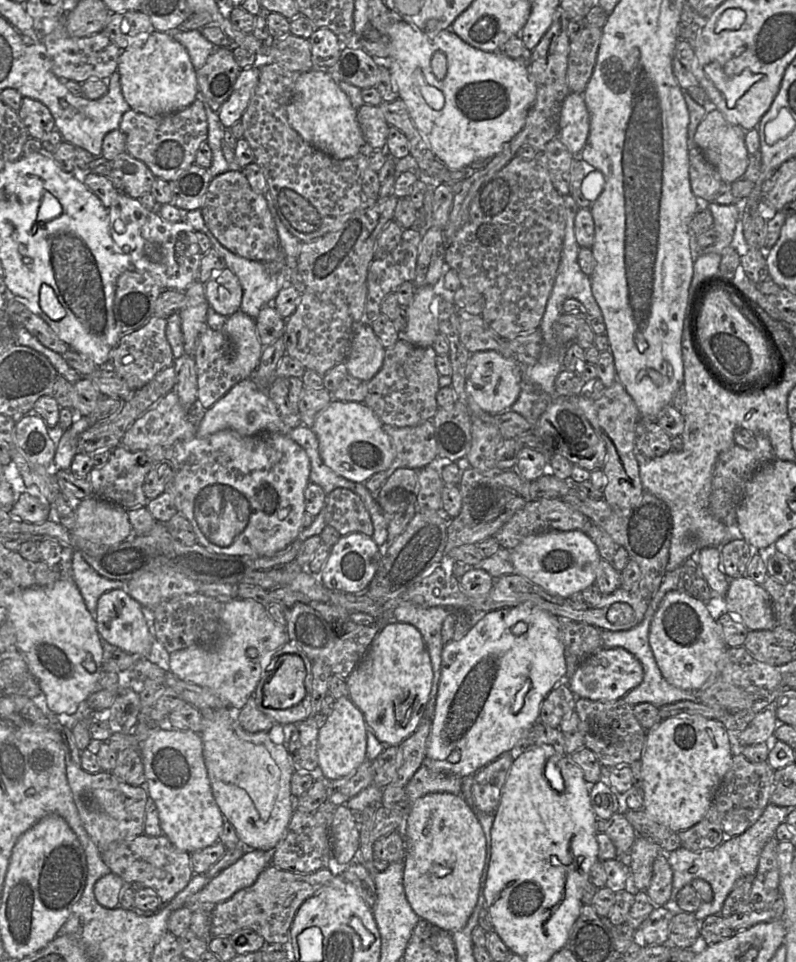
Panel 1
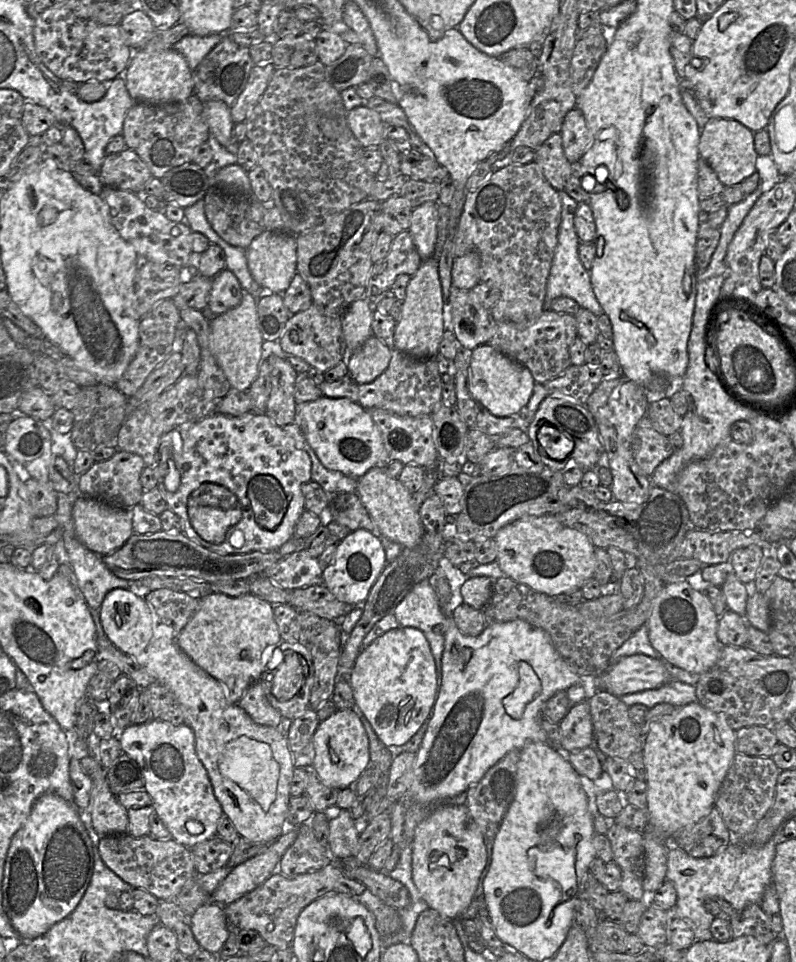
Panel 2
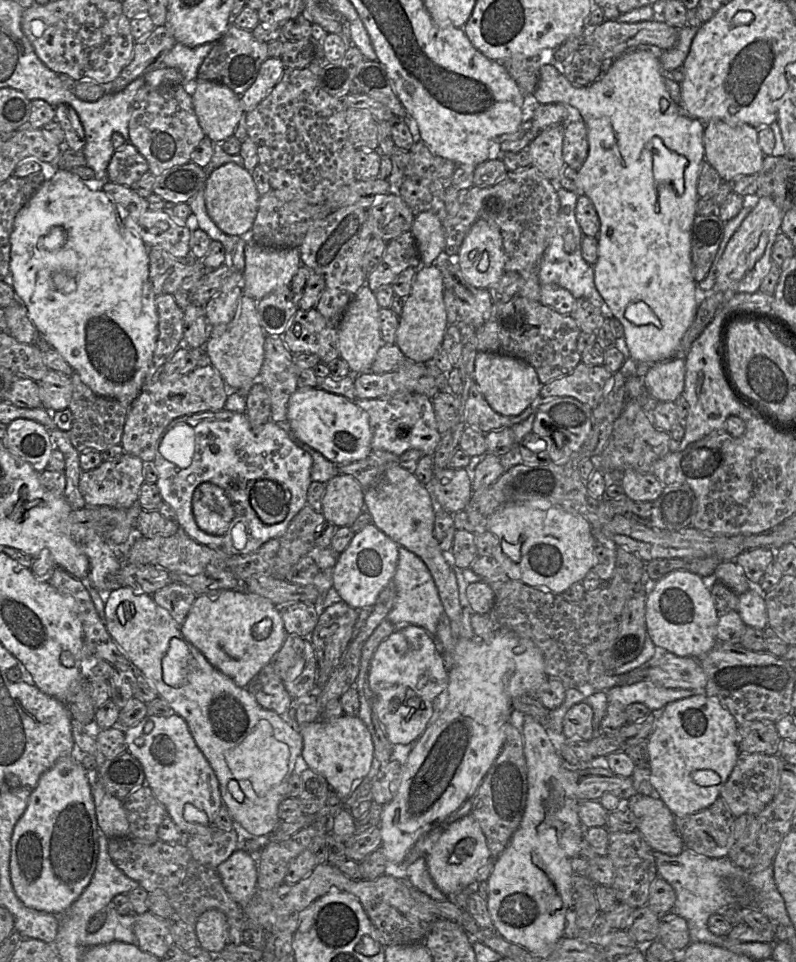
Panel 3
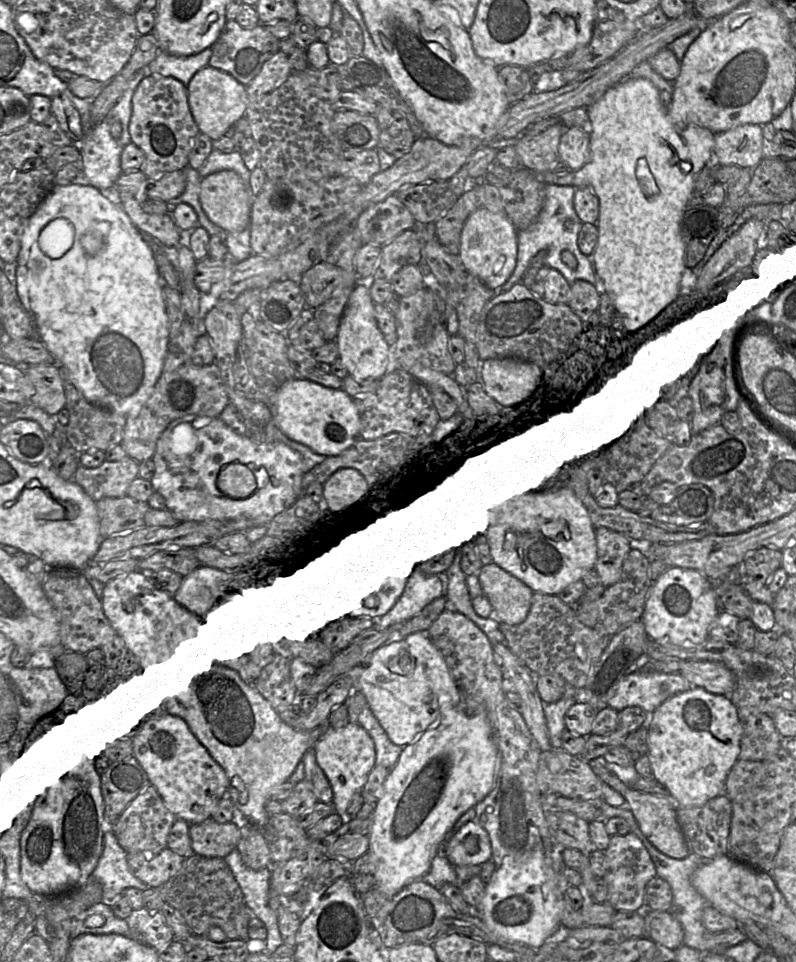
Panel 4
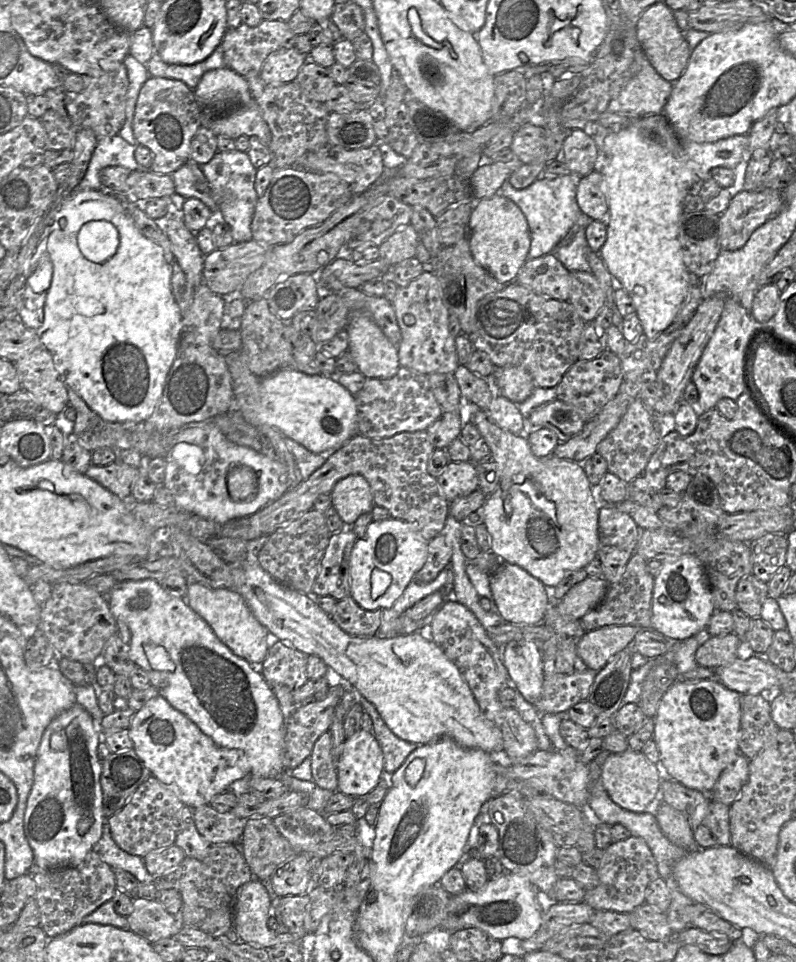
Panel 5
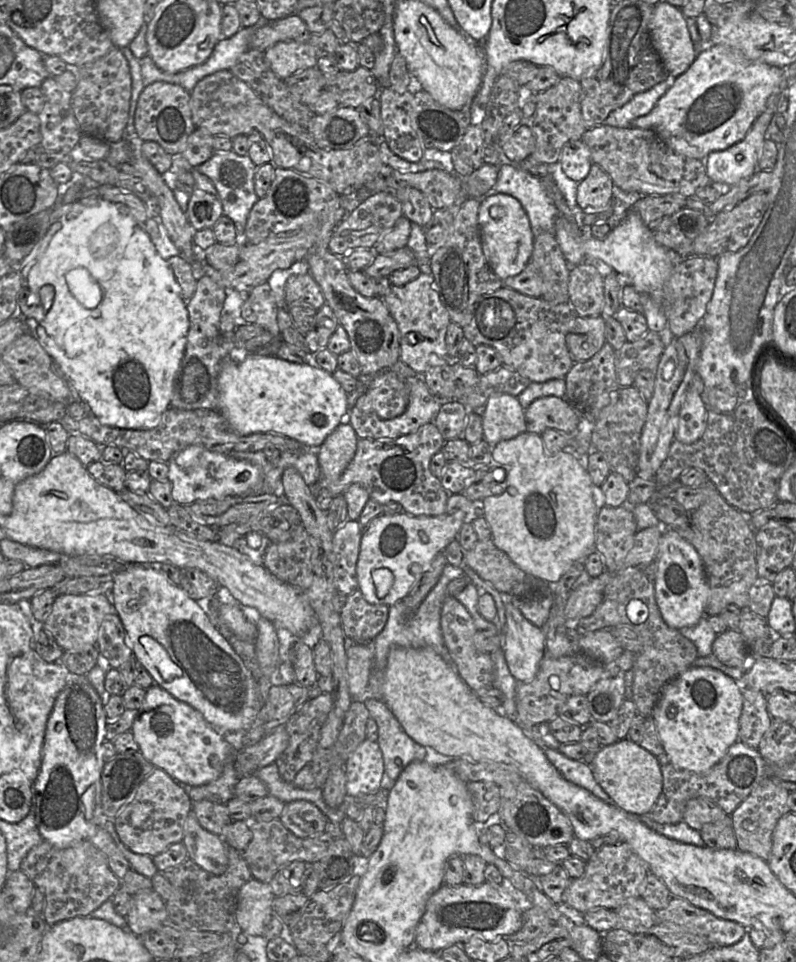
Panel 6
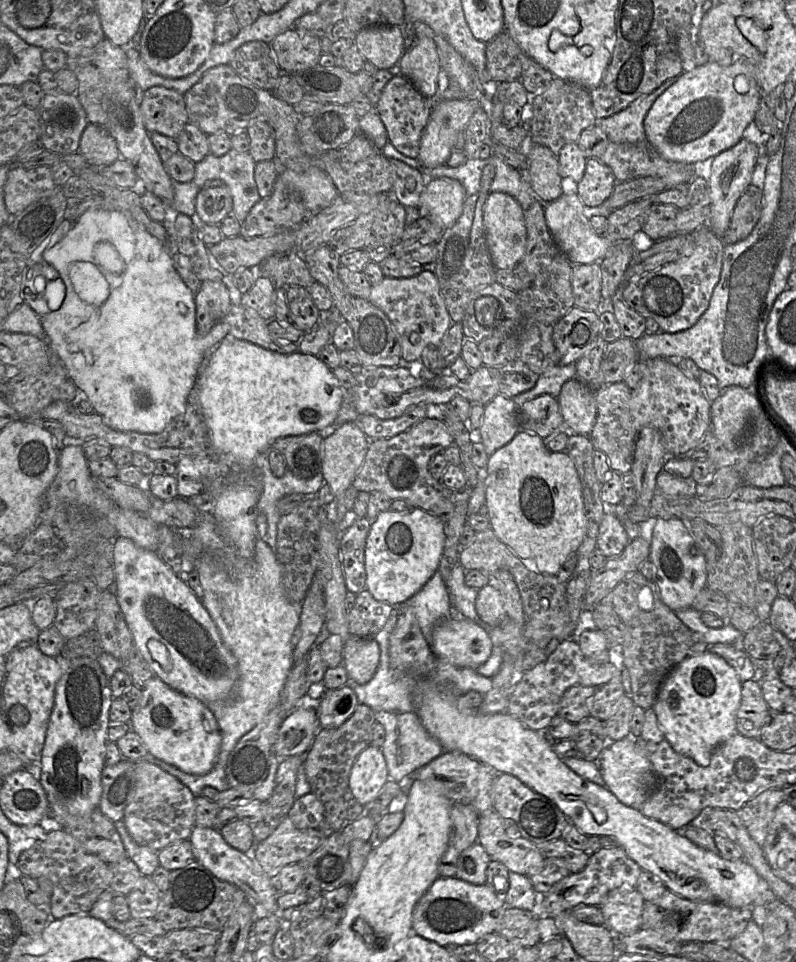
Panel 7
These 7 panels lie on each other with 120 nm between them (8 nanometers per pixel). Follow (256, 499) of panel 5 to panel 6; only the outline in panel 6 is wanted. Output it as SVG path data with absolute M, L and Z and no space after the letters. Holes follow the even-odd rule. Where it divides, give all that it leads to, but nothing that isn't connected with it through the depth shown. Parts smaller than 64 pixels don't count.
M191 445L176 453L168 462L167 479L172 484L172 497L178 504L193 504L209 499L220 500L229 496L243 496L257 492L263 483L260 468L246 460L237 459Z

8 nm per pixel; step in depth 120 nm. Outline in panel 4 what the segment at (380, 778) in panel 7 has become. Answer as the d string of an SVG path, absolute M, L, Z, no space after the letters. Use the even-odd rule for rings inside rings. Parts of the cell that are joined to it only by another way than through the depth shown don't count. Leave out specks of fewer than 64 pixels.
M348 722L341 727L327 727L313 748L316 761L332 786L332 804L335 812L346 820L352 796L362 790L370 771L375 766L374 741L360 724Z

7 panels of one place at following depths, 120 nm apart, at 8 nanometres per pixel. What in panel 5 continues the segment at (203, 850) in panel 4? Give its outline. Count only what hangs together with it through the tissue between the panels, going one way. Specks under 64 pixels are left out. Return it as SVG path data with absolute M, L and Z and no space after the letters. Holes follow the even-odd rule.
M207 804L194 809L194 821L198 832L210 845L239 845L246 820L232 812L219 813Z

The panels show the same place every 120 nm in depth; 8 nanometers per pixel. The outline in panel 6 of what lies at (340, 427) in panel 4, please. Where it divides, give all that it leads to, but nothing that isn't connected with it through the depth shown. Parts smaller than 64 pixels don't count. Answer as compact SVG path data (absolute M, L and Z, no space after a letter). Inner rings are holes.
M248 353L243 361L227 357L218 377L217 411L239 435L272 433L283 435L306 446L319 447L327 436L348 417L348 394L332 374L318 366L289 362L277 356Z

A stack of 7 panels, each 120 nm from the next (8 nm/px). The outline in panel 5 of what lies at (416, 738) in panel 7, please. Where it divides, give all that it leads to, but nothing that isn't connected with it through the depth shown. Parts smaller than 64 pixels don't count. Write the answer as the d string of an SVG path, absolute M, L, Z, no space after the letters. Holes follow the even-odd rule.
M359 696L361 704L373 723L373 735L379 743L383 753L383 768L387 773L394 773L405 761L407 756L419 745L402 740L397 737L386 725L375 706L366 698Z

